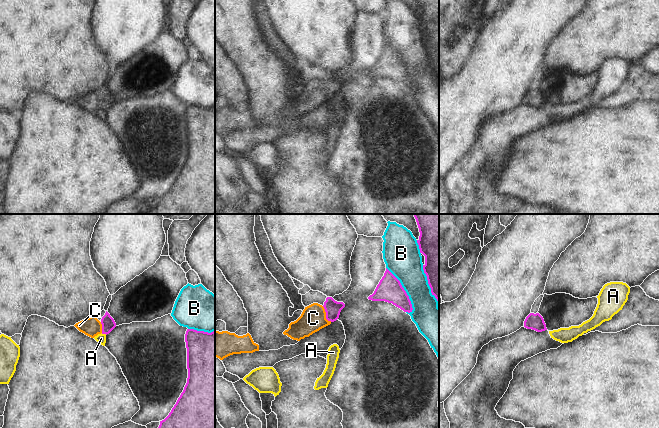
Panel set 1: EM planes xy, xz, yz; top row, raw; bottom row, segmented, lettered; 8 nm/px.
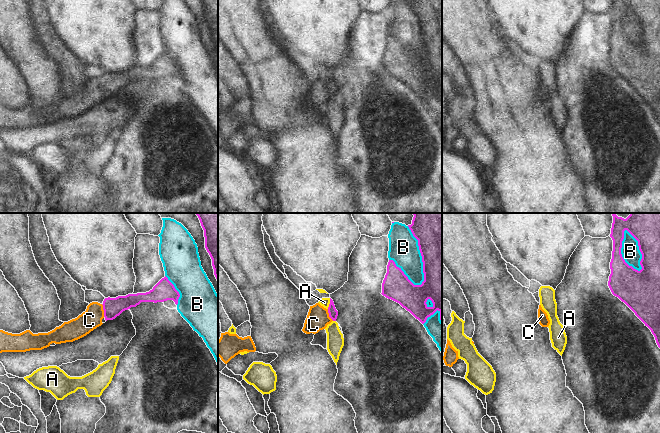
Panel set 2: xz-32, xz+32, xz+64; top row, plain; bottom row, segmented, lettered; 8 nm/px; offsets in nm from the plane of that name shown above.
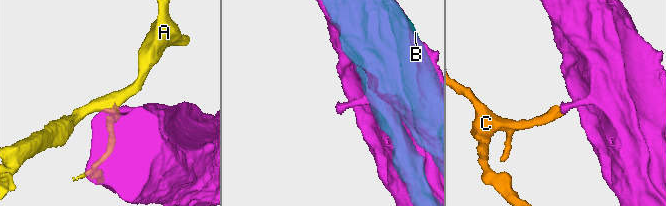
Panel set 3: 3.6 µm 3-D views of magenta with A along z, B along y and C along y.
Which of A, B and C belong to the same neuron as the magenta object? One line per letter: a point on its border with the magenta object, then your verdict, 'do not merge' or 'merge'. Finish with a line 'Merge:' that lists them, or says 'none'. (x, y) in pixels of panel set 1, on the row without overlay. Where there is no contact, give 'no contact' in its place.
A: xy (104, 109) | do not merge
B: xz (404, 66) | do not merge
C: xz (326, 91) | merge
Merge: C

